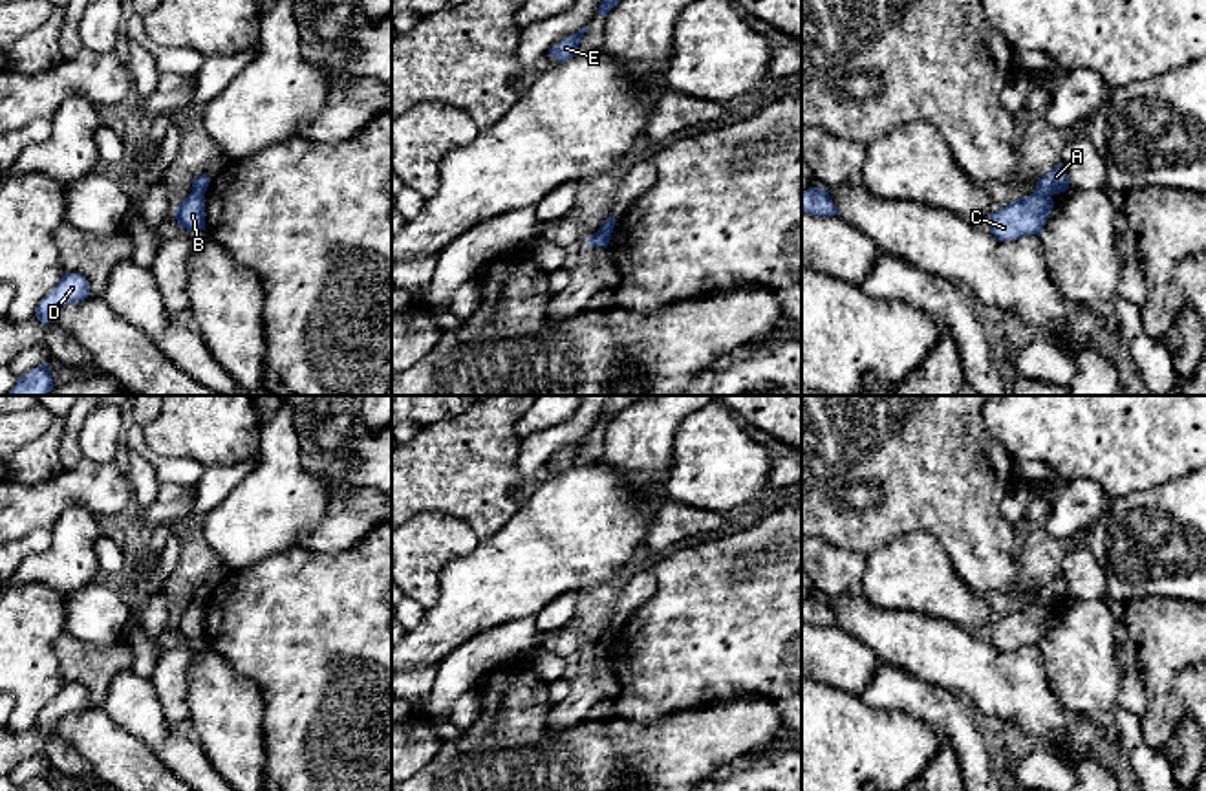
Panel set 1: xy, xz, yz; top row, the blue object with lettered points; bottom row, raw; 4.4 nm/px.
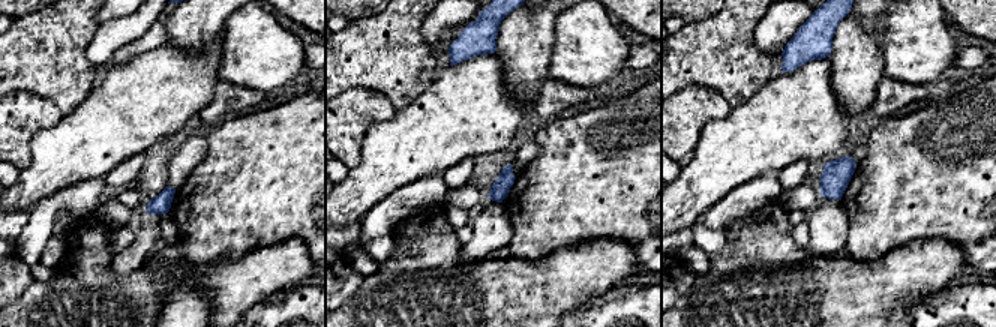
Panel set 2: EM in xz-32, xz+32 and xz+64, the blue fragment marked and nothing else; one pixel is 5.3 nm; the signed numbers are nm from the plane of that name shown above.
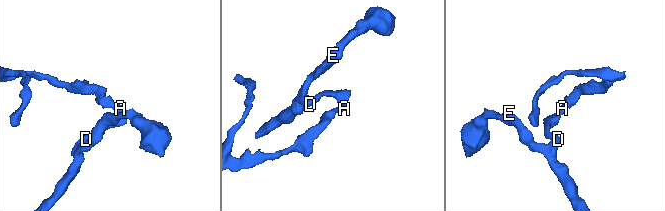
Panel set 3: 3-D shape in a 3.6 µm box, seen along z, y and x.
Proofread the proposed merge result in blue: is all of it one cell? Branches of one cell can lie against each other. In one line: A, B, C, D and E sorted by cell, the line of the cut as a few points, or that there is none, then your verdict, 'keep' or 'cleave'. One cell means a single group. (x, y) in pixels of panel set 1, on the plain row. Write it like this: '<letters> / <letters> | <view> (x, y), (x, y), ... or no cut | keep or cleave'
A / B C D E | yz (1036, 599), (1049, 606) | cleave

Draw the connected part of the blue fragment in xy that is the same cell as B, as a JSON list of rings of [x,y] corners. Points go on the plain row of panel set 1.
[[[190,602],[176,619],[174,626],[181,639],[205,641],[205,606]]]

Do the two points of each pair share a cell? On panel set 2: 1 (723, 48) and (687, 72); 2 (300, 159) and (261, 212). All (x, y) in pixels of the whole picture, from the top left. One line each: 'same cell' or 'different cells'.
1: same cell
2: same cell

